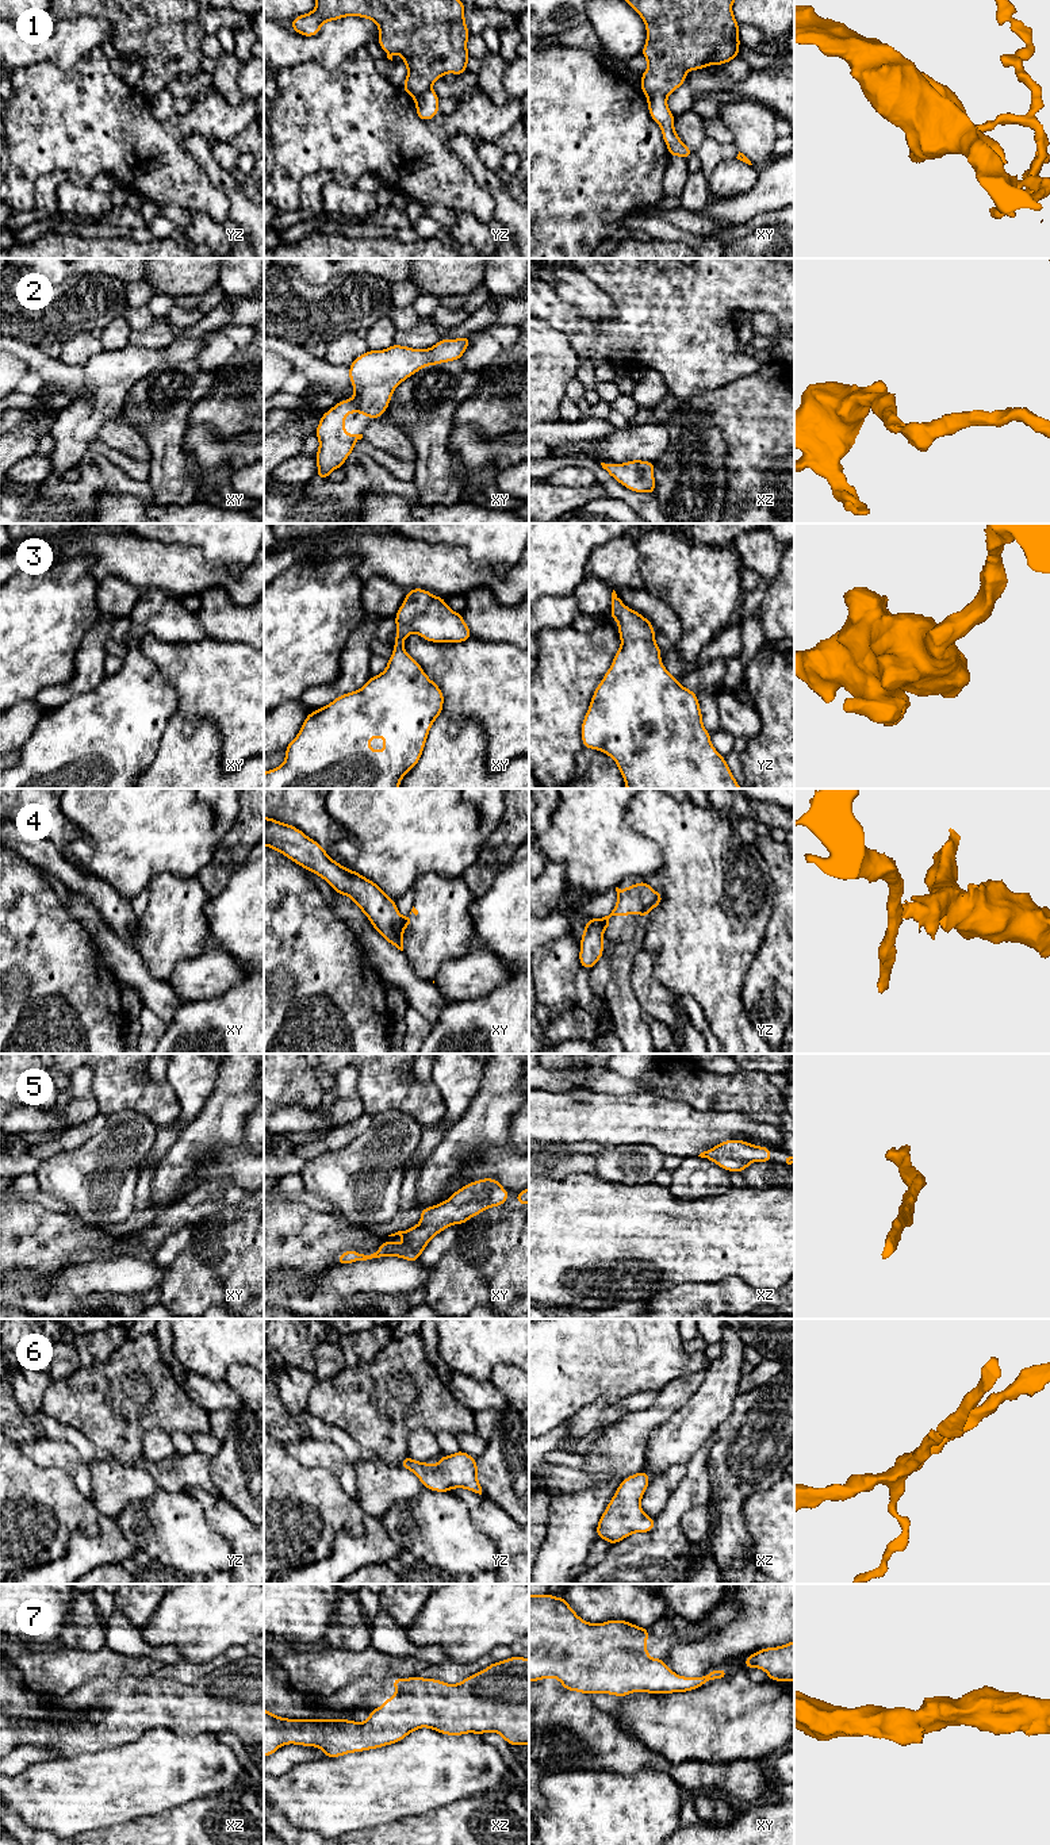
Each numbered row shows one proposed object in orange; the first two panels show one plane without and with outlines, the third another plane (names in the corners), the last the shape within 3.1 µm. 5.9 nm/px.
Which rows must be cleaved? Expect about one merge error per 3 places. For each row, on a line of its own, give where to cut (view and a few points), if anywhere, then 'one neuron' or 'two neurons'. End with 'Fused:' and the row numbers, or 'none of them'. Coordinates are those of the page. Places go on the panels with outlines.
1: xy (666, 95), (651, 92), (647, 96) | two neurons
2: no cut | one neuron
3: no cut | one neuron
4: xy (402, 917), (403, 928) | two neurons
5: no cut | one neuron
6: no cut | one neuron
7: no cut | one neuron
Fused: 1, 4

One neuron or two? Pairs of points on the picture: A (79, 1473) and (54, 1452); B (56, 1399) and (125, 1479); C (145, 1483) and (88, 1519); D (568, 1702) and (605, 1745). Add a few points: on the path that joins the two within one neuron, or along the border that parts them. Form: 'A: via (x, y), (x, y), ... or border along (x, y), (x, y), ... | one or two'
A: via (73, 1468), (60, 1454) | one
B: border along (95, 1457), (103, 1461), (117, 1461), (134, 1466) | two
C: border along (88, 1499), (100, 1514) | two
D: via (573, 1713), (594, 1734) | one

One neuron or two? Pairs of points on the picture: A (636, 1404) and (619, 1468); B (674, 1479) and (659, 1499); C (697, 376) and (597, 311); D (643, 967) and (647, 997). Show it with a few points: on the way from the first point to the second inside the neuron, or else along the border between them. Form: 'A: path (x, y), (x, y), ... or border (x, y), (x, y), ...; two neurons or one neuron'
A: border (656, 1395), (647, 1407), (625, 1414), (608, 1427); two neurons
B: path (669, 1484), (659, 1493); one neuron
C: border (597, 287), (614, 309), (597, 326); two neurons
D: path (643, 974), (647, 990); one neuron

